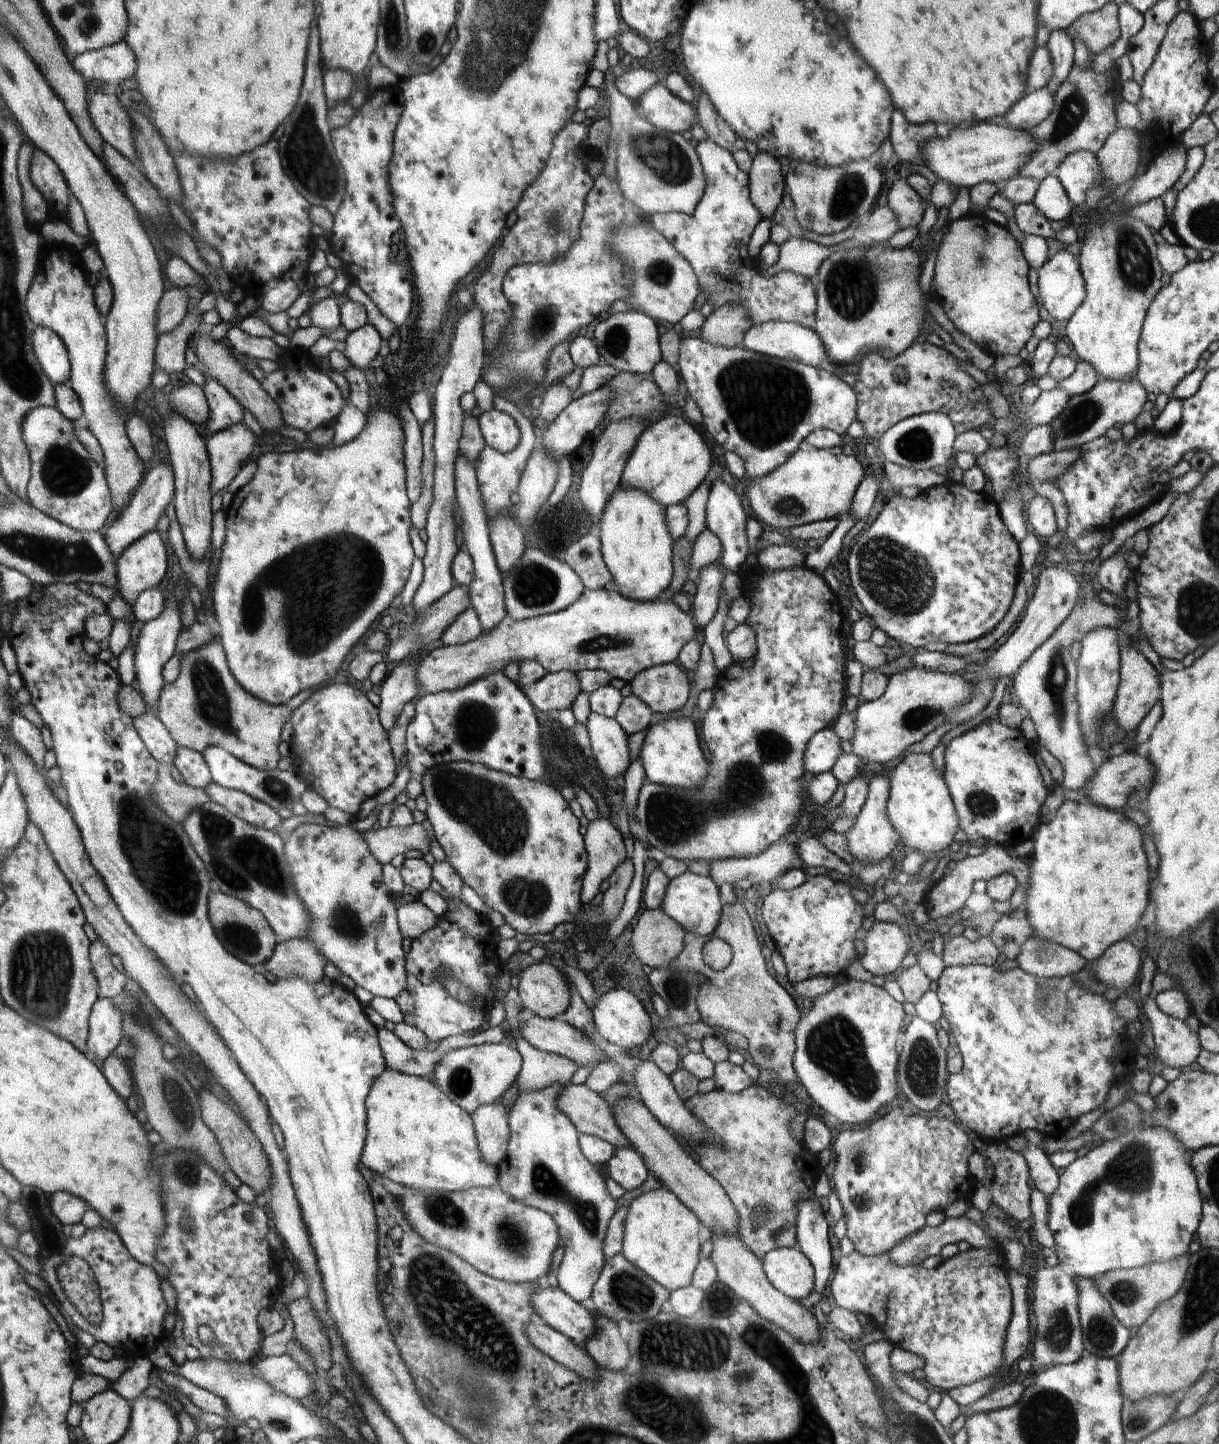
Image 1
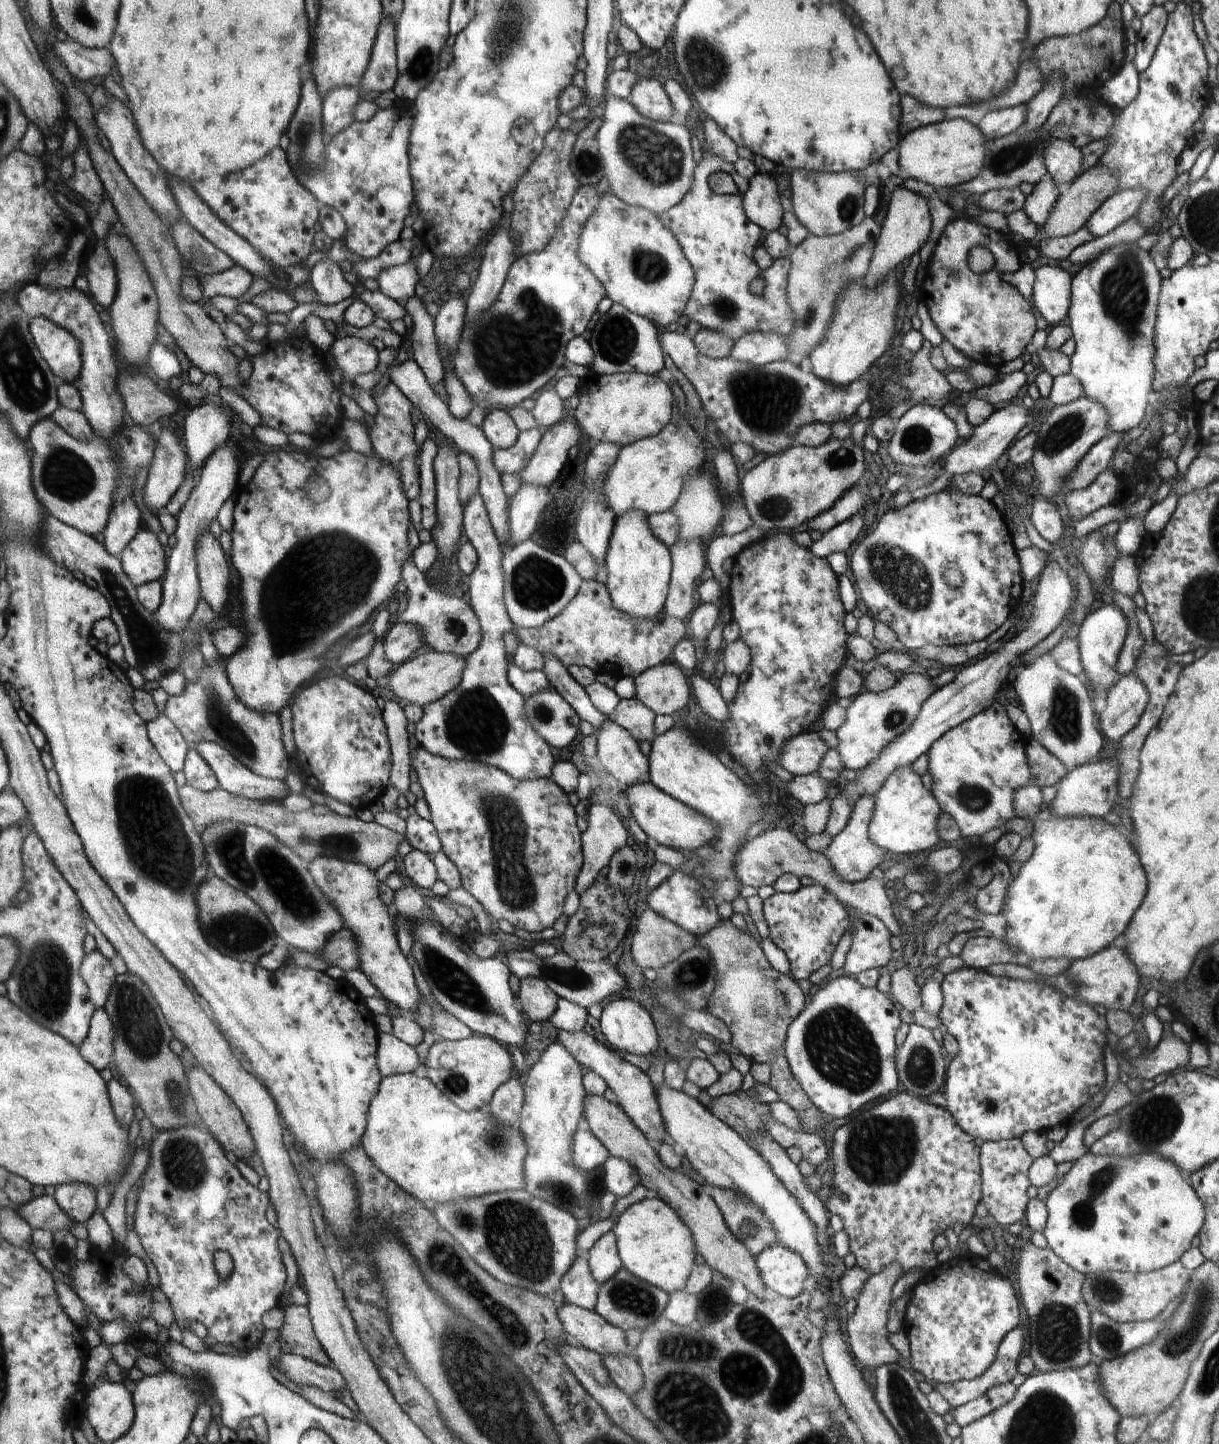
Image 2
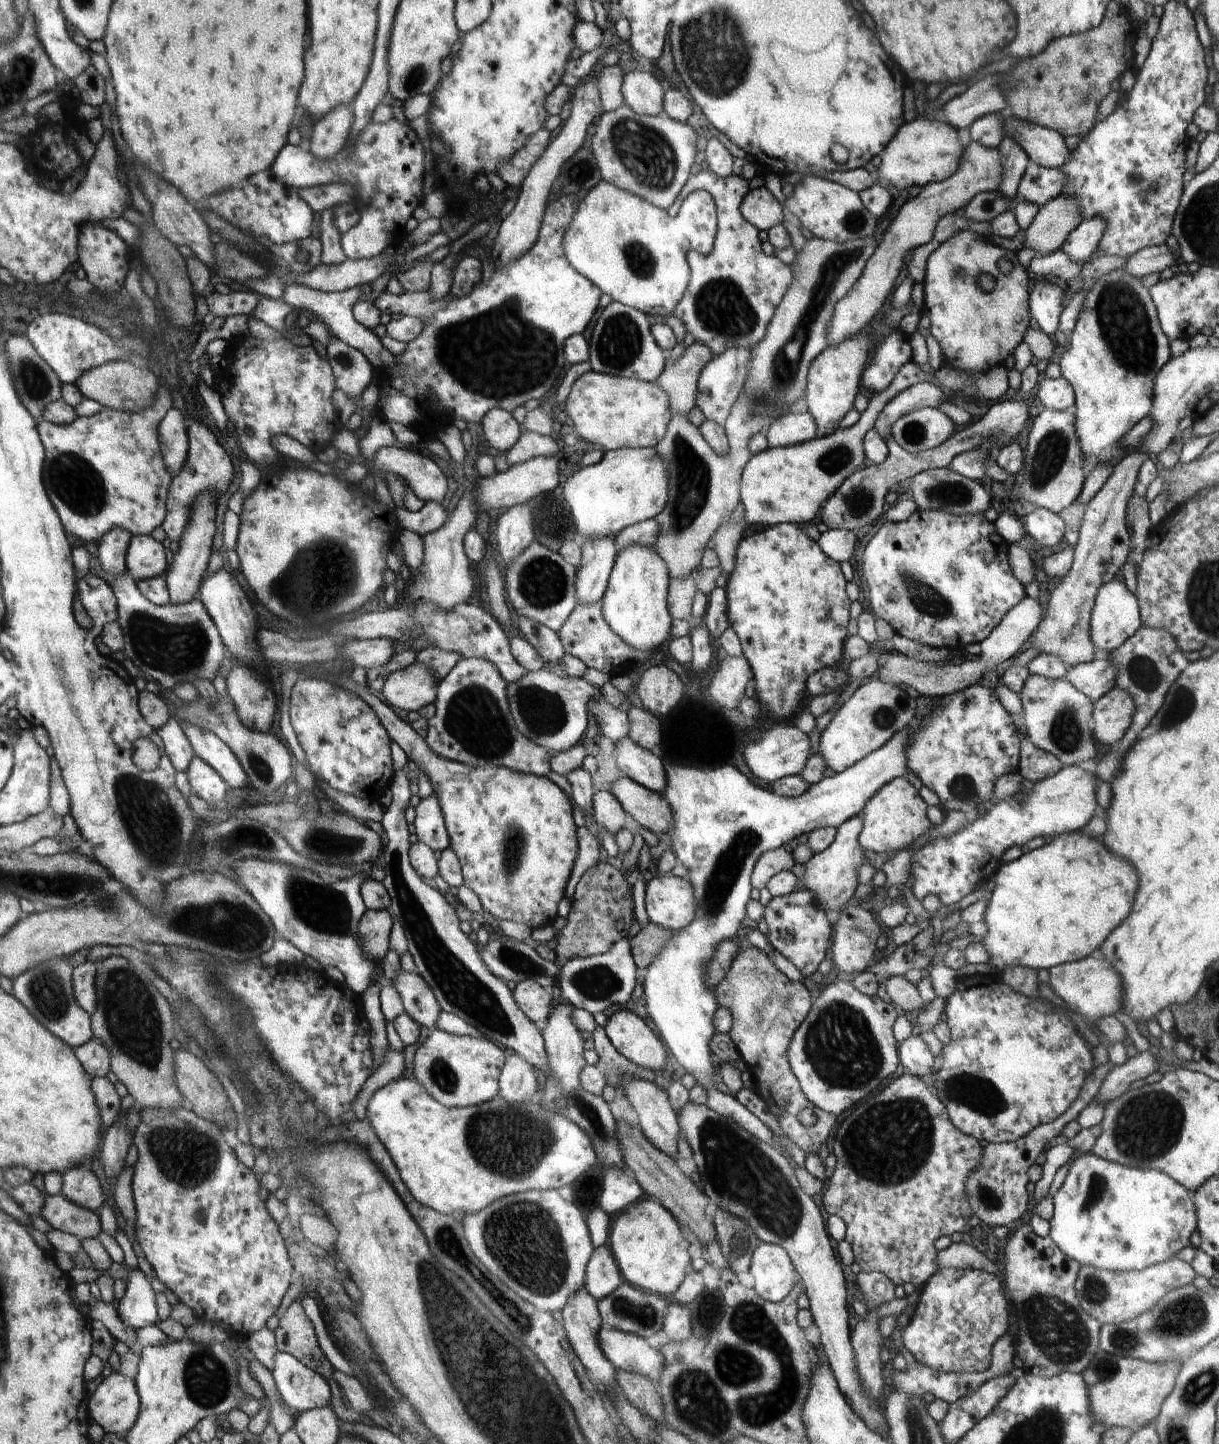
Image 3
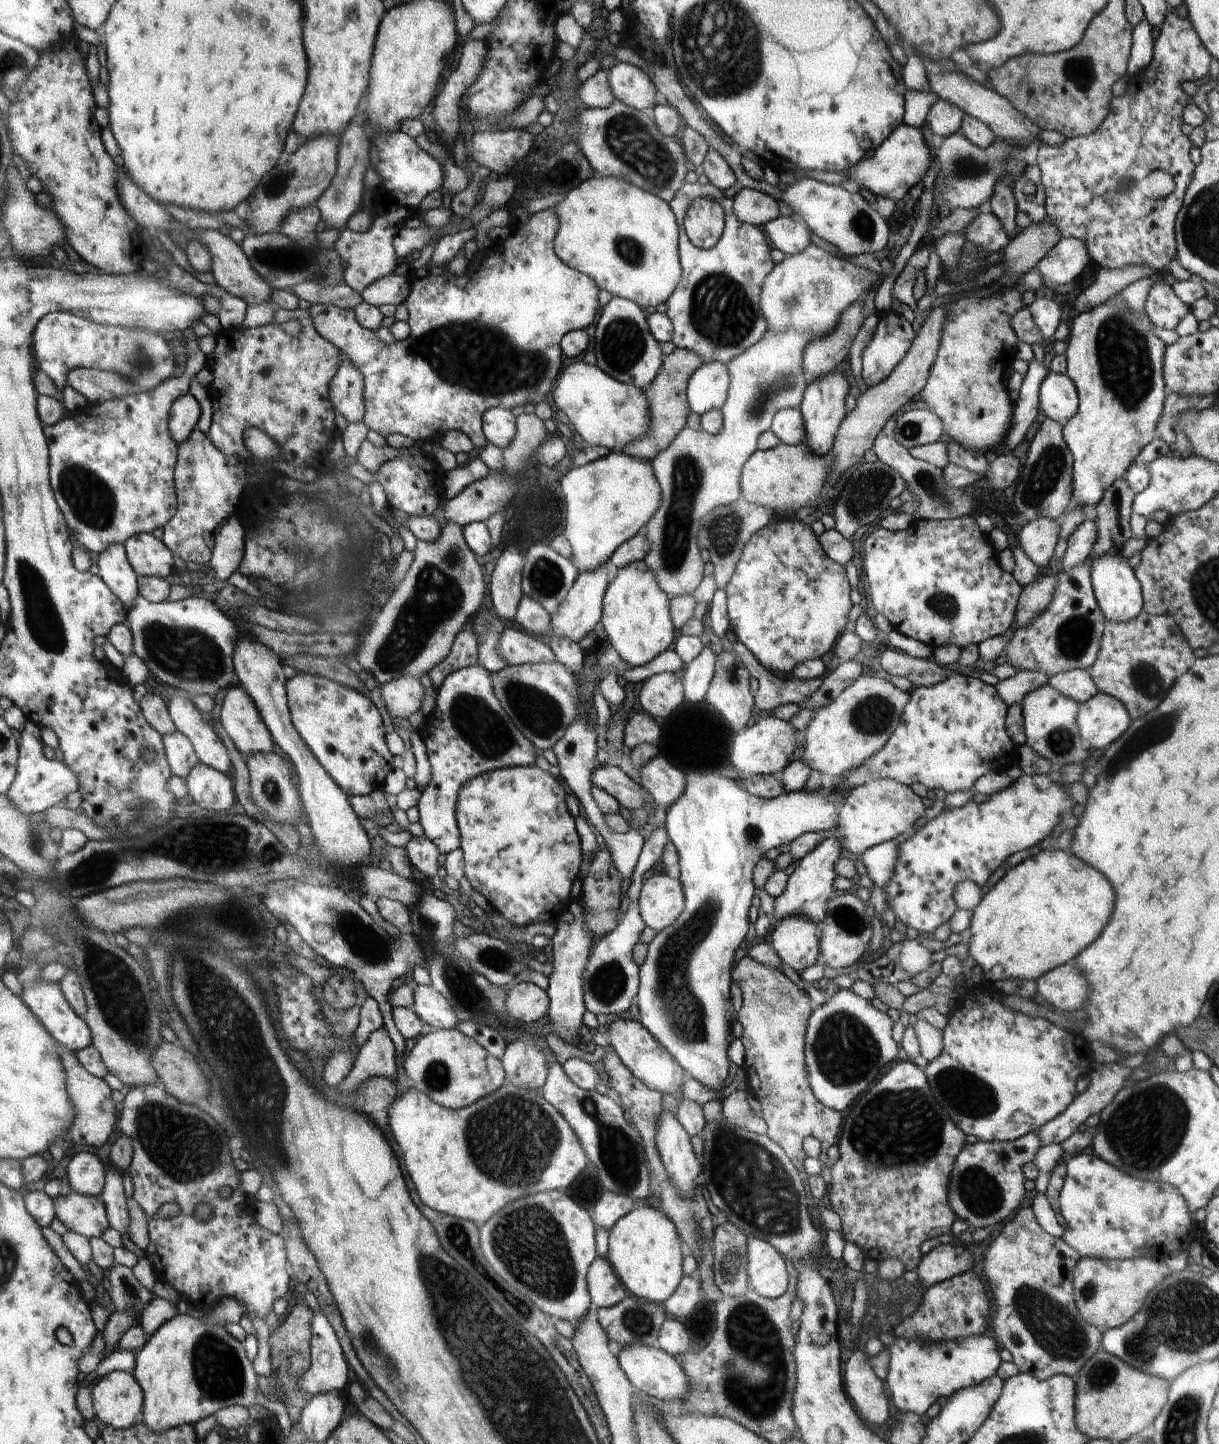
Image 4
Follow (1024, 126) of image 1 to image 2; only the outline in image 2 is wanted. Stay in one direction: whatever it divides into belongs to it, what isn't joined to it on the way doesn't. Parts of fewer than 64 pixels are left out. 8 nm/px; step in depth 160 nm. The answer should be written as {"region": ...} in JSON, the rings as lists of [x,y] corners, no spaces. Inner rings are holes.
{"region":[[[1021,104],[1010,108],[992,109],[978,123],[986,138],[995,139],[1016,132],[1027,119],[1029,106]]]}

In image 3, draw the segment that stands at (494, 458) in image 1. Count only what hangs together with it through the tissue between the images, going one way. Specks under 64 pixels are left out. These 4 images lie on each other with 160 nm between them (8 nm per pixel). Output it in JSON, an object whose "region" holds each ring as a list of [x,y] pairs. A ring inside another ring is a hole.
{"region":[[[523,430],[521,439],[518,440],[516,446],[503,454],[503,458],[512,466],[525,463],[527,460],[539,456],[553,455],[558,450],[555,436]]]}

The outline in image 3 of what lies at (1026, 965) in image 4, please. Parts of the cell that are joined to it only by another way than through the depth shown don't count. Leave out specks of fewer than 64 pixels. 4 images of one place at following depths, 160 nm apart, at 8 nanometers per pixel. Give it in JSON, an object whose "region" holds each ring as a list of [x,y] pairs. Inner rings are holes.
{"region":[[[1086,832],[1076,833],[1060,833],[1054,835],[1050,842],[1035,850],[1023,853],[1017,860],[1002,865],[994,876],[994,890],[992,897],[988,901],[986,912],[984,913],[984,922],[987,924],[987,936],[982,940],[986,952],[990,955],[991,967],[996,967],[998,976],[1004,968],[1010,965],[1024,965],[1039,971],[1040,969],[1048,969],[1050,967],[1071,963],[1088,955],[1098,953],[1098,948],[1102,946],[1102,942],[1106,940],[1106,936],[1120,926],[1120,922],[1132,912],[1132,902],[1138,890],[1138,874],[1134,872],[1134,866],[1128,860],[1122,860],[1122,856],[1112,854],[1112,851],[1102,842],[1100,837],[1091,837]]]}

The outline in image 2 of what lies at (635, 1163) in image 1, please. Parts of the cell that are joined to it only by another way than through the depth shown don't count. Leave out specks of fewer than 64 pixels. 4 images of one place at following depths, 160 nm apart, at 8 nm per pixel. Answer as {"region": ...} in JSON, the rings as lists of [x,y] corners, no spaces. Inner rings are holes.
{"region":[[[610,1155],[603,1164],[605,1172],[605,1188],[613,1192],[617,1198],[630,1194],[633,1188],[641,1182],[641,1176],[628,1161]]]}

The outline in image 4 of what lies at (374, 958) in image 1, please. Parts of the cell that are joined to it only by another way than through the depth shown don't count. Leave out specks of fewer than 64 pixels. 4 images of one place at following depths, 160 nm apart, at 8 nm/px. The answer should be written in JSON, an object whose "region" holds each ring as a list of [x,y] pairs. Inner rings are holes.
{"region":[[[412,983],[414,1003],[410,1006],[422,1022],[429,1024],[432,1029],[454,1029],[460,1016],[454,1005],[442,996],[431,984],[418,985]]]}

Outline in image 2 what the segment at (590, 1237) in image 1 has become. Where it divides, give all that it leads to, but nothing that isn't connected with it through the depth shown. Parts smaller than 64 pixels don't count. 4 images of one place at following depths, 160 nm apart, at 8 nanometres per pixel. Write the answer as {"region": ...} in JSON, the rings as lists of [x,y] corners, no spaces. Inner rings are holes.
{"region":[[[558,1042],[551,1043],[548,1045],[546,1050],[541,1054],[541,1058],[534,1064],[530,1070],[527,1072],[527,1075],[522,1079],[522,1088],[524,1091],[524,1102],[520,1111],[520,1118],[518,1122],[518,1126],[521,1129],[521,1132],[524,1133],[525,1140],[528,1141],[528,1155],[525,1156],[524,1162],[524,1170],[526,1172],[526,1184],[525,1187],[522,1188],[526,1192],[532,1193],[535,1197],[539,1199],[548,1201],[553,1205],[556,1205],[558,1208],[564,1209],[566,1212],[573,1214],[577,1217],[578,1220],[584,1220],[585,1223],[592,1222],[596,1217],[599,1217],[600,1214],[597,1214],[597,1210],[600,1208],[600,1200],[596,1200],[592,1194],[590,1194],[590,1190],[588,1189],[588,1179],[586,1178],[584,1172],[577,1167],[573,1163],[573,1140],[574,1135],[579,1127],[583,1124],[583,1112],[584,1112],[584,1102],[586,1102],[587,1092],[585,1091],[585,1087],[583,1084],[583,1075],[582,1068],[580,1066],[580,1062],[574,1058],[573,1054],[569,1052],[568,1049],[565,1048],[564,1045],[561,1045]],[[586,1255],[576,1259],[570,1271],[561,1280],[560,1290],[566,1301],[586,1310],[593,1310],[597,1304],[600,1285],[593,1277]]]}

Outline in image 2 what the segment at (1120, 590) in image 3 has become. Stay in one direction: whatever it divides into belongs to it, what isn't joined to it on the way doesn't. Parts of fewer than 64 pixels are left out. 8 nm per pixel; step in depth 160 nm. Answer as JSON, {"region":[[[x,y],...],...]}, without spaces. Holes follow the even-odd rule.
{"region":[[[1114,604],[1098,608],[1084,618],[1077,640],[1084,679],[1088,683],[1092,697],[1097,692],[1107,692],[1115,686],[1115,682],[1119,678],[1118,658],[1126,641],[1127,629],[1125,613],[1122,613],[1121,609]]]}

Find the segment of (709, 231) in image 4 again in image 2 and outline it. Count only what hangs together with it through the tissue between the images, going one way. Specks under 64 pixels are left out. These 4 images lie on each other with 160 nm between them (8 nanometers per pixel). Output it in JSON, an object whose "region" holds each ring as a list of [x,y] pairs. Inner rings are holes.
{"region":[[[610,191],[603,193],[597,210],[589,216],[581,232],[578,256],[582,264],[585,264],[606,287],[608,298],[612,302],[624,305],[630,312],[646,316],[663,328],[682,316],[682,310],[686,308],[693,289],[694,269],[688,262],[680,242],[672,230],[660,220],[658,214],[639,206],[626,204]]]}

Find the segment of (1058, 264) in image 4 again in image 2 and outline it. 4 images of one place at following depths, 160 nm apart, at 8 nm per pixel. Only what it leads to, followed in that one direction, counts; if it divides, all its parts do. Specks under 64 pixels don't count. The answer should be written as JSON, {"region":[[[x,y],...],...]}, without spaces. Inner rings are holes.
{"region":[[[1144,188],[1117,192],[1111,195],[1088,218],[1086,226],[1095,238],[1105,236],[1131,217],[1134,217],[1134,214],[1138,212],[1140,202],[1144,202],[1144,200],[1146,200],[1146,190]]]}

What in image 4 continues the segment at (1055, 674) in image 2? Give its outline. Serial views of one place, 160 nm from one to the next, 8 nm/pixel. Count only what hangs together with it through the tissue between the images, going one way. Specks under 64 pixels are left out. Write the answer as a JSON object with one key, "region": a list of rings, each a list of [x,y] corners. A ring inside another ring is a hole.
{"region":[[[1046,684],[1028,692],[1022,700],[1022,726],[1026,735],[1026,746],[1030,746],[1038,756],[1050,762],[1051,770],[1062,770],[1066,764],[1082,763],[1088,758],[1090,748],[1079,733],[1077,716],[1079,702],[1061,695],[1053,686]]]}

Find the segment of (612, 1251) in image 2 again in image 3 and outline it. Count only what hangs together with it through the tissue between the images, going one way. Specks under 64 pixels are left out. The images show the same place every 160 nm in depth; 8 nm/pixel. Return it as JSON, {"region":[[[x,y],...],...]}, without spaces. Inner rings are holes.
{"region":[[[605,1245],[593,1250],[586,1266],[586,1288],[597,1301],[608,1296],[623,1281],[616,1258]]]}

